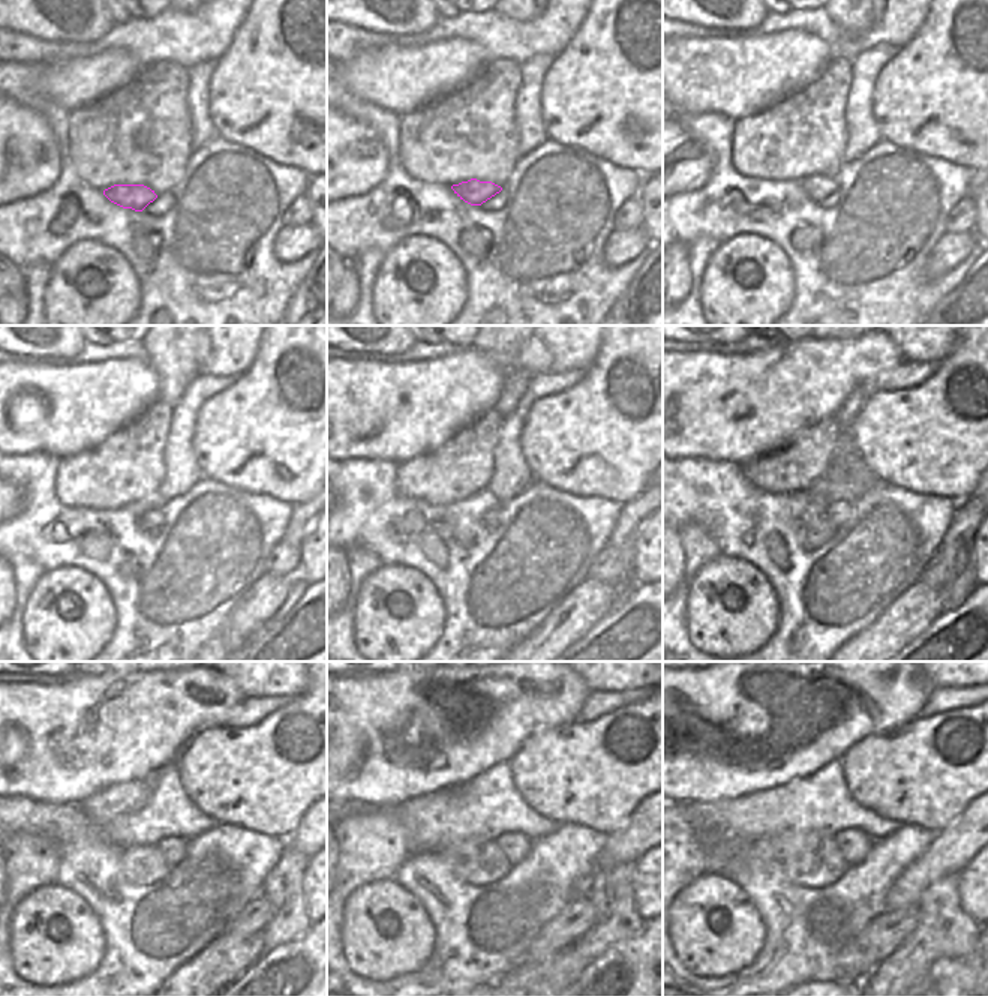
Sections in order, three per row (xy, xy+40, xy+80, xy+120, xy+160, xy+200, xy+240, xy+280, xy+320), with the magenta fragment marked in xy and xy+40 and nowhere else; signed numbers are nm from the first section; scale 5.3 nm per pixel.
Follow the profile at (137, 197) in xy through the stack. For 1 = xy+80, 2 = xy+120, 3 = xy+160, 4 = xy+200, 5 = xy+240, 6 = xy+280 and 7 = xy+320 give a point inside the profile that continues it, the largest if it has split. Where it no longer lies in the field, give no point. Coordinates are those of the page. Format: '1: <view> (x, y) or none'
1: xy+80 (817, 188)
2: xy+120 (152, 522)
3: xy+160 (491, 519)
4: xy+200 (837, 513)
5: xy+240 (173, 848)
6: xy+280 (514, 846)
7: xy+320 (853, 845)

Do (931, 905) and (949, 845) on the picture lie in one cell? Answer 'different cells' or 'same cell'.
different cells

